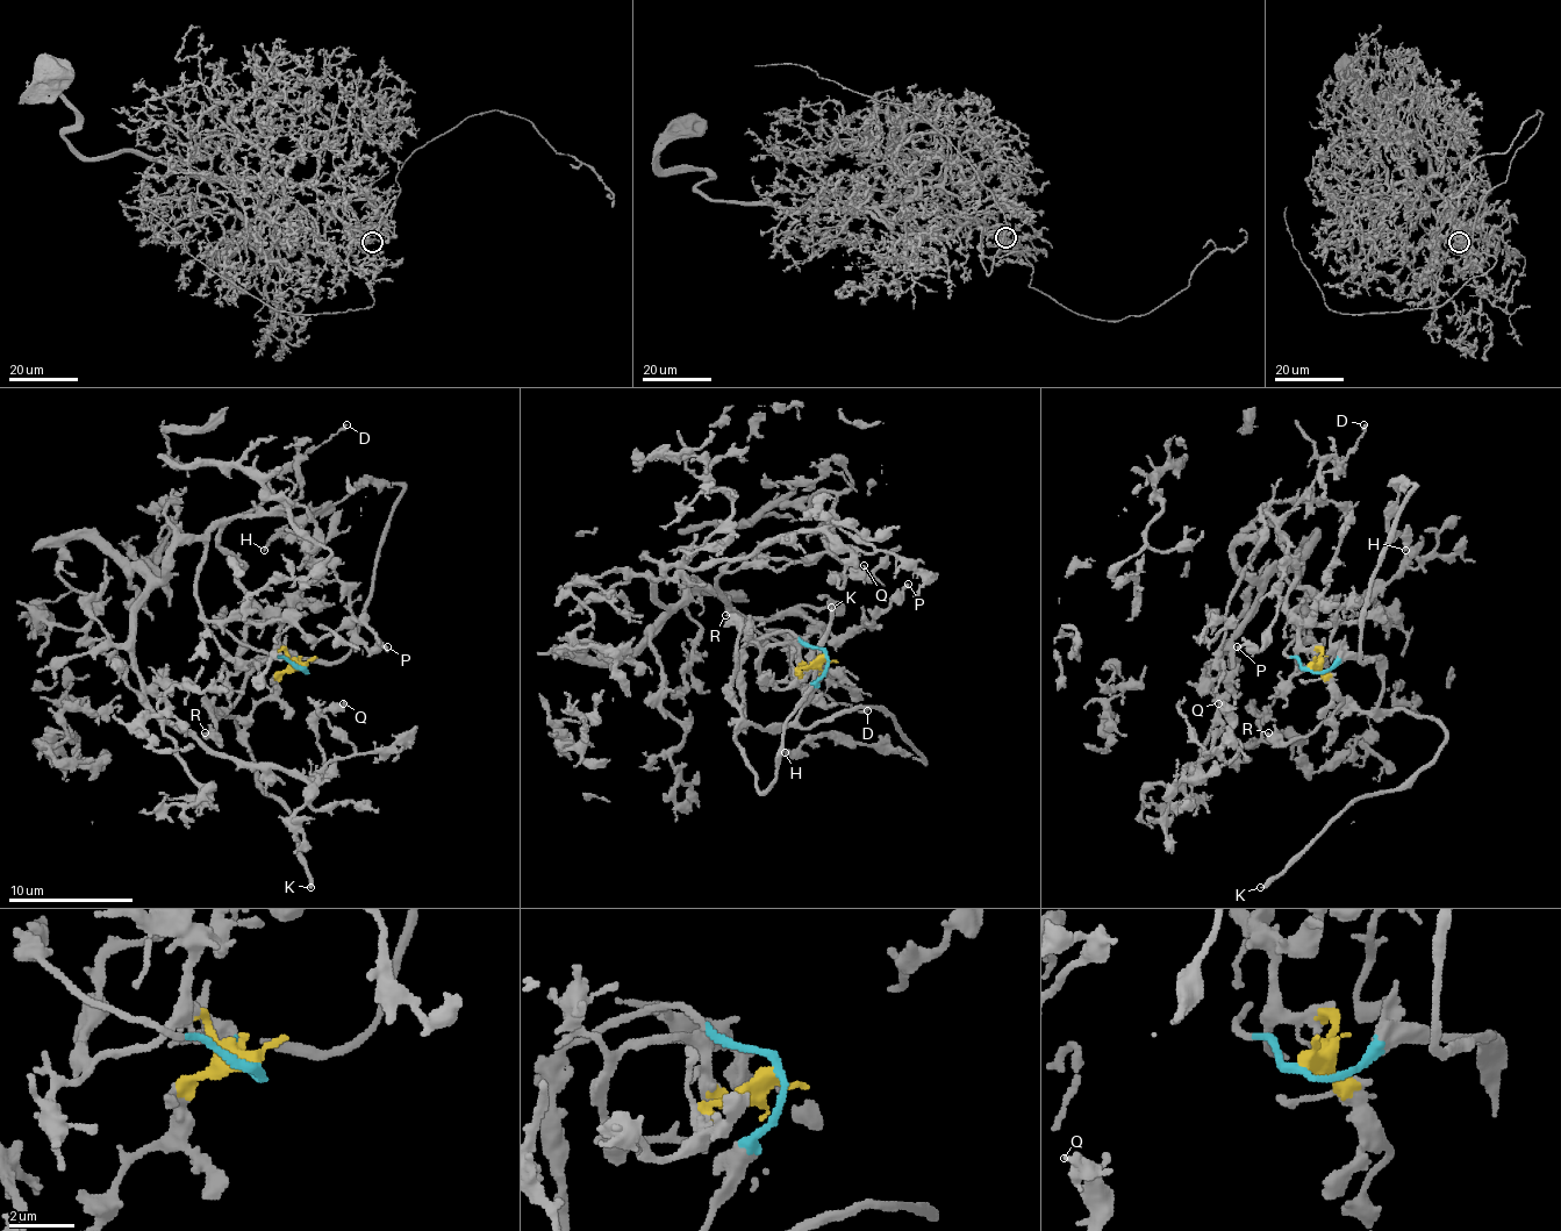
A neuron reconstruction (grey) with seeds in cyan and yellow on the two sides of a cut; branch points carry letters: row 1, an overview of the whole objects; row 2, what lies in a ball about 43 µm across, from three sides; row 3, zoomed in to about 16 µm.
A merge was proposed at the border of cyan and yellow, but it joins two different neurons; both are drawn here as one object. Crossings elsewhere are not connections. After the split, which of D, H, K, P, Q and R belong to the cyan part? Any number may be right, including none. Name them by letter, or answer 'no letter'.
H, K, R

